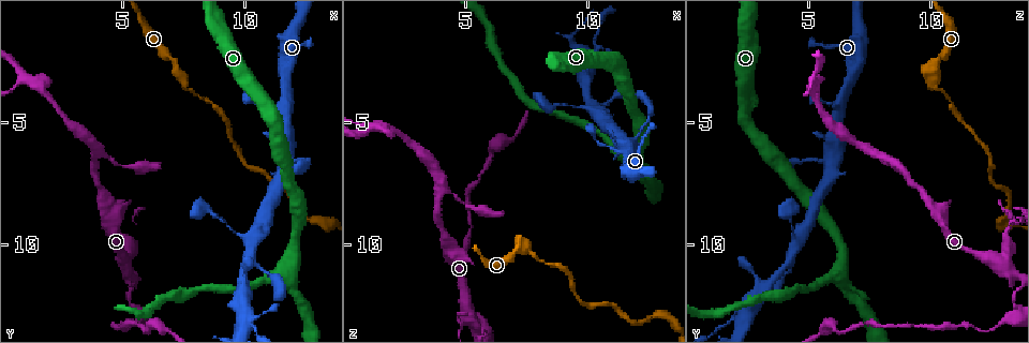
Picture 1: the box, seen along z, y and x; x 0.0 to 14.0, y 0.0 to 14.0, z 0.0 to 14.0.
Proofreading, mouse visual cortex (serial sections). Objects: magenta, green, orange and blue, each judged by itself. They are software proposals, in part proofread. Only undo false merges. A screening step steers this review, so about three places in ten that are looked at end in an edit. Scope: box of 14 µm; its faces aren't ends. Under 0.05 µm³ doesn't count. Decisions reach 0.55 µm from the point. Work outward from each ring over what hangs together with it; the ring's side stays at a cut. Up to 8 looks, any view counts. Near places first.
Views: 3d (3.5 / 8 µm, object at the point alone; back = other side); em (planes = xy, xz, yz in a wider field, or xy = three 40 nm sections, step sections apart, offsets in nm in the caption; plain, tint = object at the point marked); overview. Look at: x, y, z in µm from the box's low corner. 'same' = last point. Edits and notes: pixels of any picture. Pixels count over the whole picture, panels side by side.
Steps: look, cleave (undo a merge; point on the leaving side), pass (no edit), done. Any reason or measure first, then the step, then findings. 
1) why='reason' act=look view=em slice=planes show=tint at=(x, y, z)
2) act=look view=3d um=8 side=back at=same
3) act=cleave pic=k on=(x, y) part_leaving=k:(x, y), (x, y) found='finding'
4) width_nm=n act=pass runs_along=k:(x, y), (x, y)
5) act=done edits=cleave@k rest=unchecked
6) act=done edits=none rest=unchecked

why='a narrow waist' act=look view=3d um=3.5 at=(7.3, 2.9, 10.2)

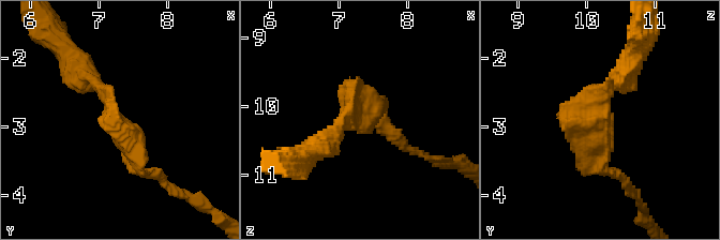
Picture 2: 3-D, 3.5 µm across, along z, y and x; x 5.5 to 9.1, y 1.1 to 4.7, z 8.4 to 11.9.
act=look view=em slice=xy step=2 show=tint at=(7.20, 2.90, 10.20)

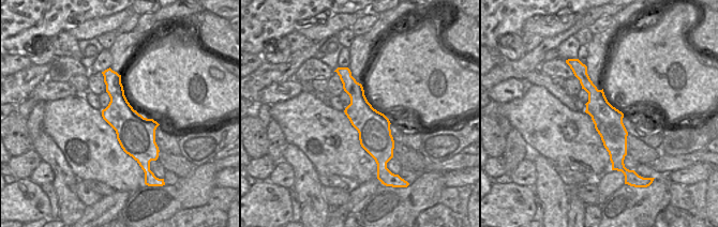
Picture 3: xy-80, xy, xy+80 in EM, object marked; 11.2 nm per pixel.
act=pass found='continuous, no second cell'

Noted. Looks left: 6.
why='calibre changes' act=look view=3d um=3.5 side=back at=(4.8, 9.5, 13.1)

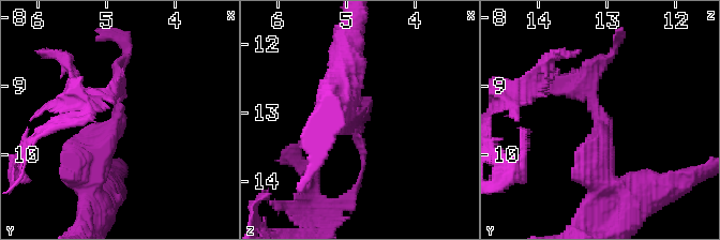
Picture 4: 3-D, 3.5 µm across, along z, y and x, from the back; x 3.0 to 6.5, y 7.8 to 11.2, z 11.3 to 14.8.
act=look view=em slice=xy step=1 show=tint at=(4.85, 9.60, 13.05)

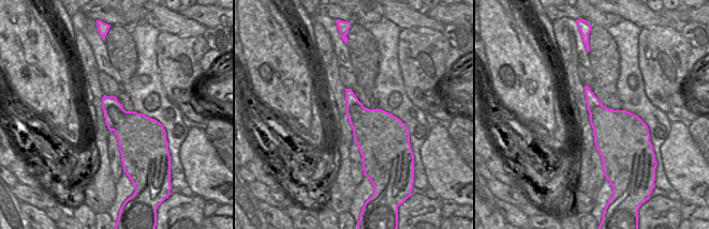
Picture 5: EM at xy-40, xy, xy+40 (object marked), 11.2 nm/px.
width_nm=440 act=cleave pic=4 on=(603, 61) part_leaving=4:(118, 99), (128, 46), (99, 39) found='two cells meet here'

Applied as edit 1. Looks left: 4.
act=done edits=cleave@4 rest=unchecked

